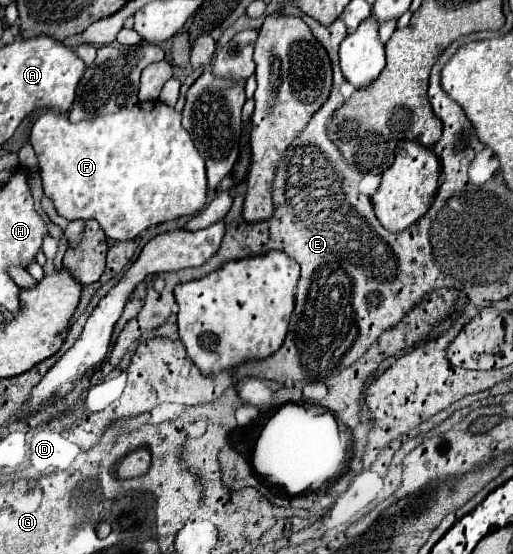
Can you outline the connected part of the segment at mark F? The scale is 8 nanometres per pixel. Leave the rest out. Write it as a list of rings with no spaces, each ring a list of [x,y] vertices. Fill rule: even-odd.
[[[144,101],[116,113],[72,123],[66,113],[42,113],[30,131],[30,143],[38,157],[44,195],[54,201],[60,217],[68,221],[96,219],[114,241],[136,239],[152,225],[198,213],[206,203],[206,167],[188,131],[180,123],[180,113],[162,101]]]

